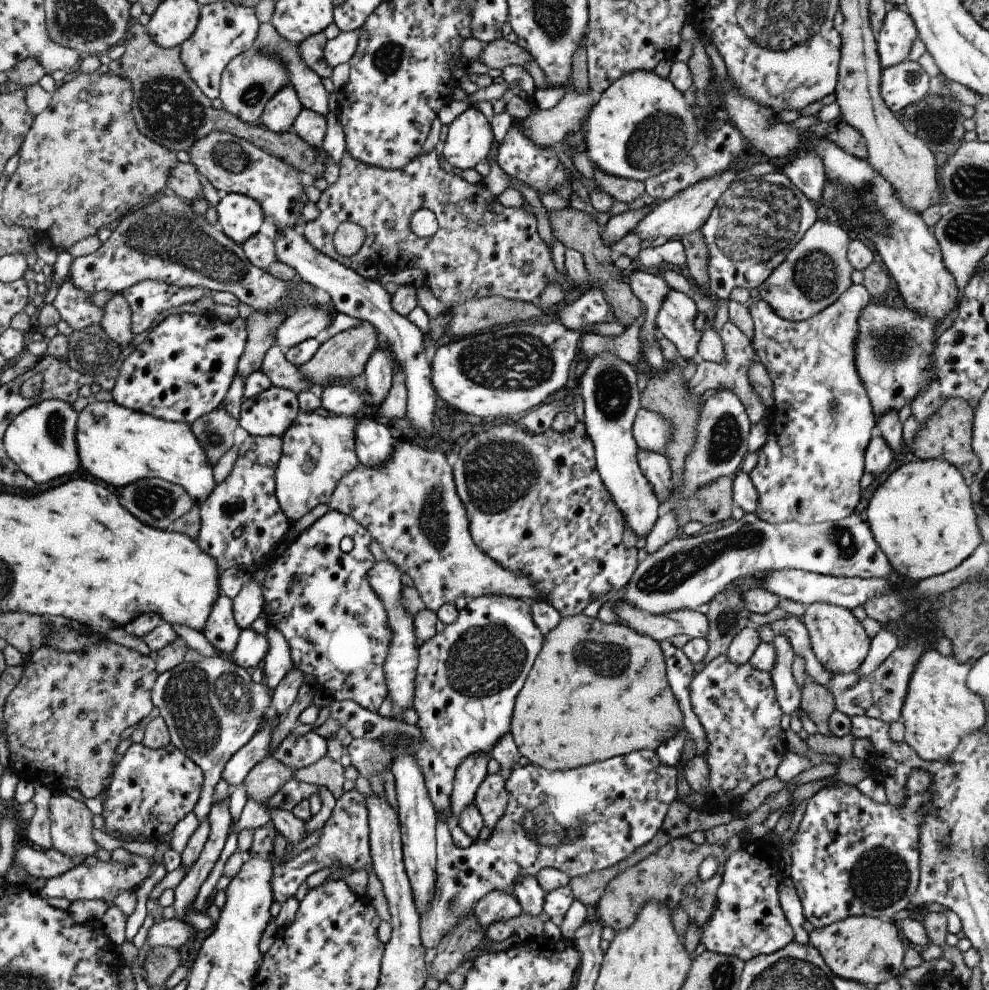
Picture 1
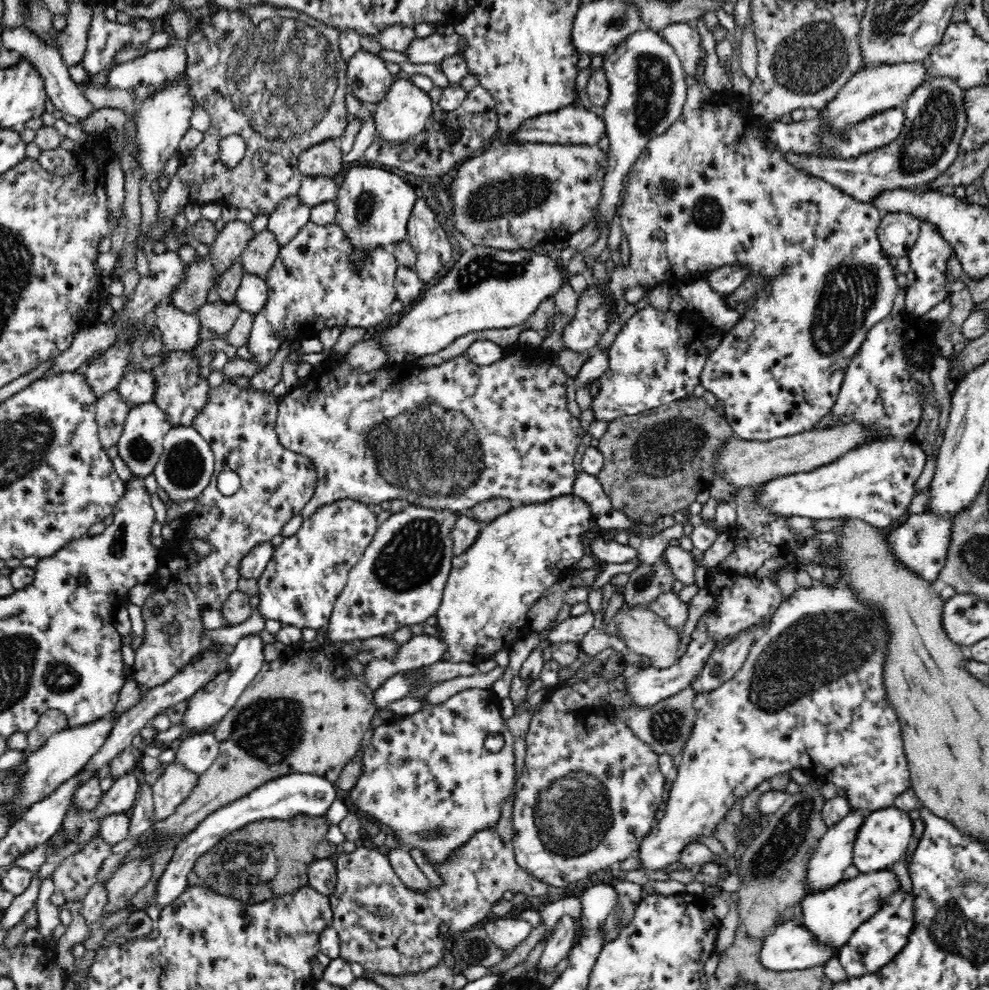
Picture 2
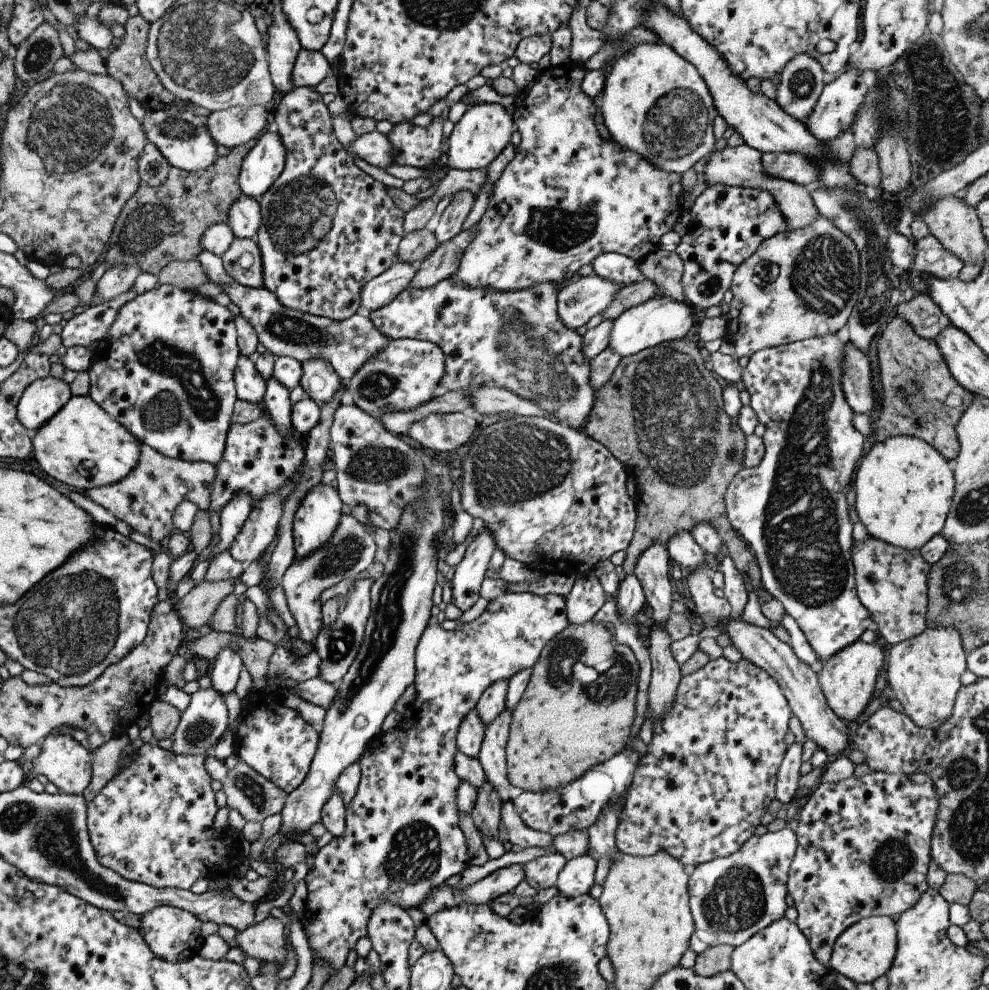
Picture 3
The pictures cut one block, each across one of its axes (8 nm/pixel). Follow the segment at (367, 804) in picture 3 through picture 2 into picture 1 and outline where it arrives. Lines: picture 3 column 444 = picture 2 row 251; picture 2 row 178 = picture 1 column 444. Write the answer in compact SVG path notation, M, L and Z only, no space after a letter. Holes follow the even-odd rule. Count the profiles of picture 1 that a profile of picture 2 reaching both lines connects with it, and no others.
M505 595L478 596L459 611L457 620L447 625L442 632L432 636L428 642L420 643L418 676L414 682L414 706L418 713L415 726L422 732L422 740L408 737L410 750L422 768L430 800L436 813L450 822L450 794L458 766L462 760L474 754L490 755L494 744L502 736L510 734L515 701L521 692L538 654L542 651L544 637L532 620L531 602Z

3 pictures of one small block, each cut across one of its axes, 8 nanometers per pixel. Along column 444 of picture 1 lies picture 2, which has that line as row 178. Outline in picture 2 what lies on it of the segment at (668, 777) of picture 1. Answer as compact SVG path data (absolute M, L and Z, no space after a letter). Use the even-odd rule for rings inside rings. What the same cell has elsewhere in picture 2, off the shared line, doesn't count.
M929 77L904 102L904 127L888 146L851 159L808 157L792 151L784 152L784 157L807 175L820 178L864 203L872 203L887 191L922 188L942 176L961 154L960 143L968 128L965 95L966 90L956 85L952 78Z

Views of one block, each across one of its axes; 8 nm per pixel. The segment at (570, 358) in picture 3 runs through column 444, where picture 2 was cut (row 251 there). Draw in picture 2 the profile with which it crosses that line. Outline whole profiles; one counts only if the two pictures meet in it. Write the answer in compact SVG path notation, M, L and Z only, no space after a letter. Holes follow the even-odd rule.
M308 221L296 236L279 250L275 263L264 278L268 287L266 304L254 315L251 334L245 345L251 354L249 361L254 360L258 371L262 371L272 360L283 342L316 337L324 328L334 326L374 330L393 320L390 304L396 298L394 279L399 267L397 258L384 247L376 247L359 267L354 269L352 260L354 247L344 230L335 222L320 226Z

